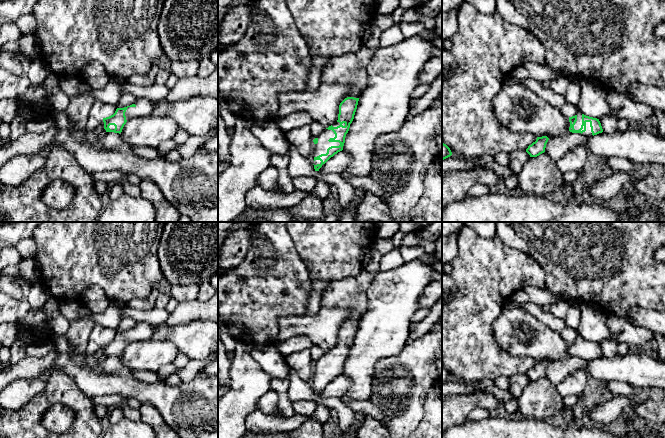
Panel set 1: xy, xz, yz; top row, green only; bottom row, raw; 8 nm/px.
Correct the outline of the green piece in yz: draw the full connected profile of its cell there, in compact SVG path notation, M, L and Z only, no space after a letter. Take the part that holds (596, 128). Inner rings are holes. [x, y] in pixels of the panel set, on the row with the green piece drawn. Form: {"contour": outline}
{"contour": "M578 112L575 116L569 117L569 131L590 137L602 133L603 129L599 119Z"}

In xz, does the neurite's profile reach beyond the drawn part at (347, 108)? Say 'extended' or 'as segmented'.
extended

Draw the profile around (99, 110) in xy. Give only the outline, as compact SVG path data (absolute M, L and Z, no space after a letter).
M95 98L93 106L89 112L86 122L86 130L95 130L103 118L113 115L116 111L116 106L106 104Z

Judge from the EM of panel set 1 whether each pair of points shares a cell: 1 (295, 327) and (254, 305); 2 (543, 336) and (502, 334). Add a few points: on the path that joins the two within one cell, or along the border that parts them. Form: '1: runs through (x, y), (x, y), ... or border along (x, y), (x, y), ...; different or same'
1: border along (302, 315), (282, 316), (278, 333), (271, 340); different
2: runs through (533, 345), (526, 349), (512, 339); same

